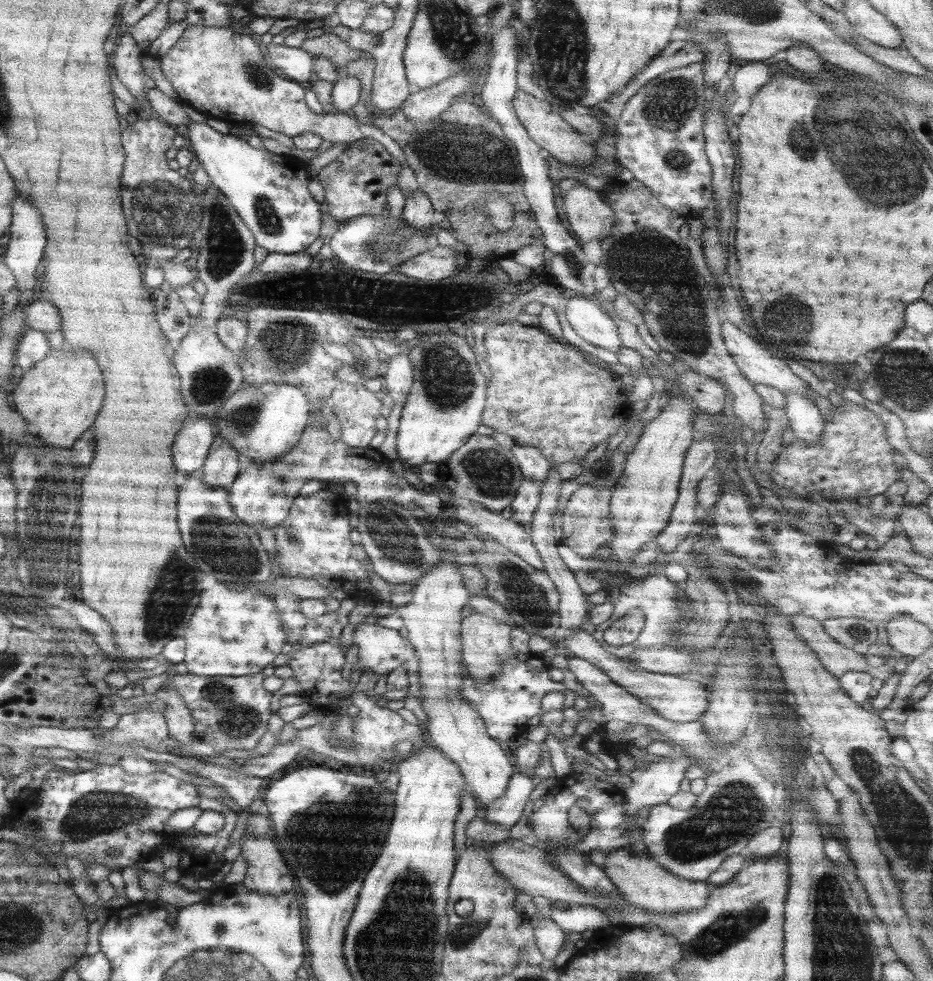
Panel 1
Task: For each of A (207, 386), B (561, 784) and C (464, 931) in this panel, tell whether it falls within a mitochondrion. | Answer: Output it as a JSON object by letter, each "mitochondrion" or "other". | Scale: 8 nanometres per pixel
{"A":"mitochondrion","B":"other","C":"mitochondrion"}

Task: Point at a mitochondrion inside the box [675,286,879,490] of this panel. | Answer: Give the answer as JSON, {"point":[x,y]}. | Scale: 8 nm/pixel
{"point":[779,324]}

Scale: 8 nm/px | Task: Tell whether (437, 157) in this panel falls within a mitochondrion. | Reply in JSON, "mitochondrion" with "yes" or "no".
{"mitochondrion":"yes"}

